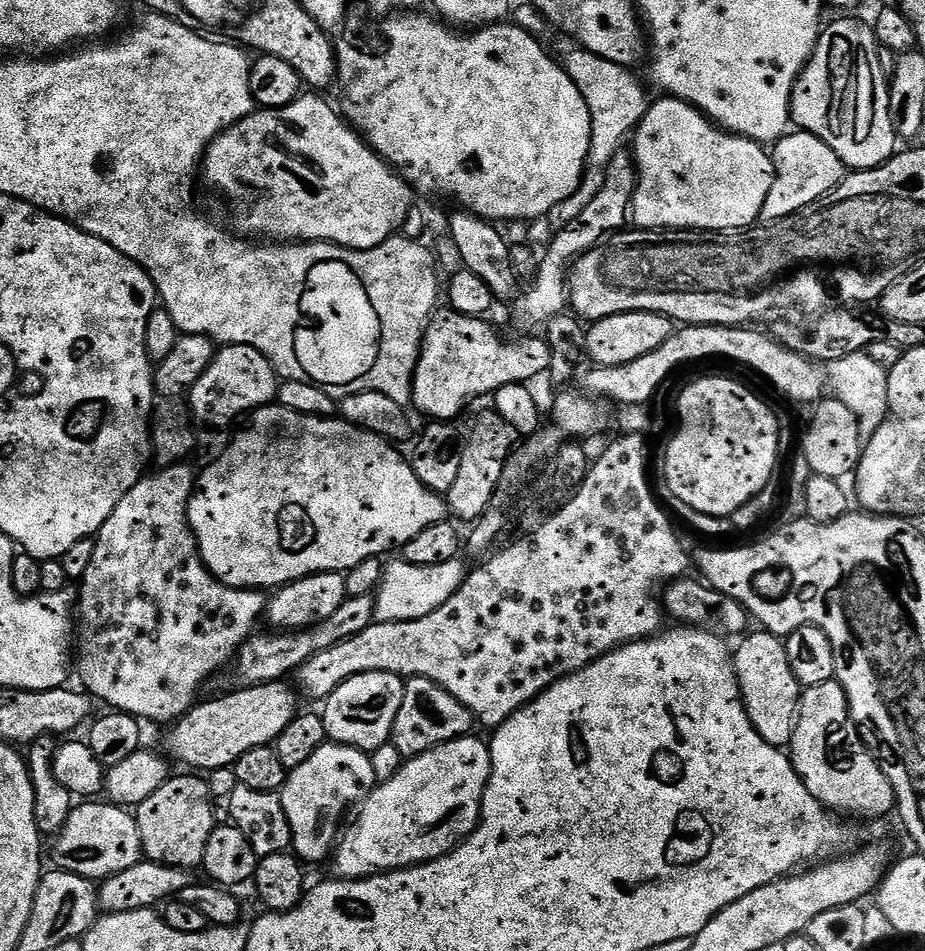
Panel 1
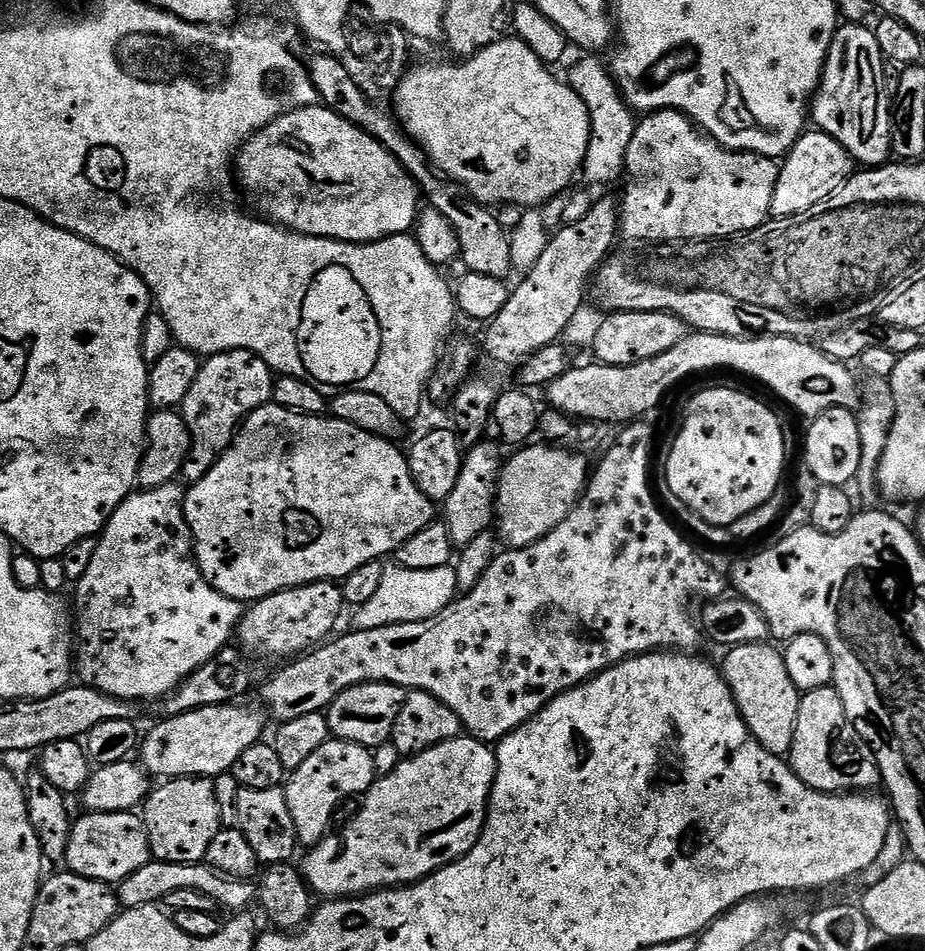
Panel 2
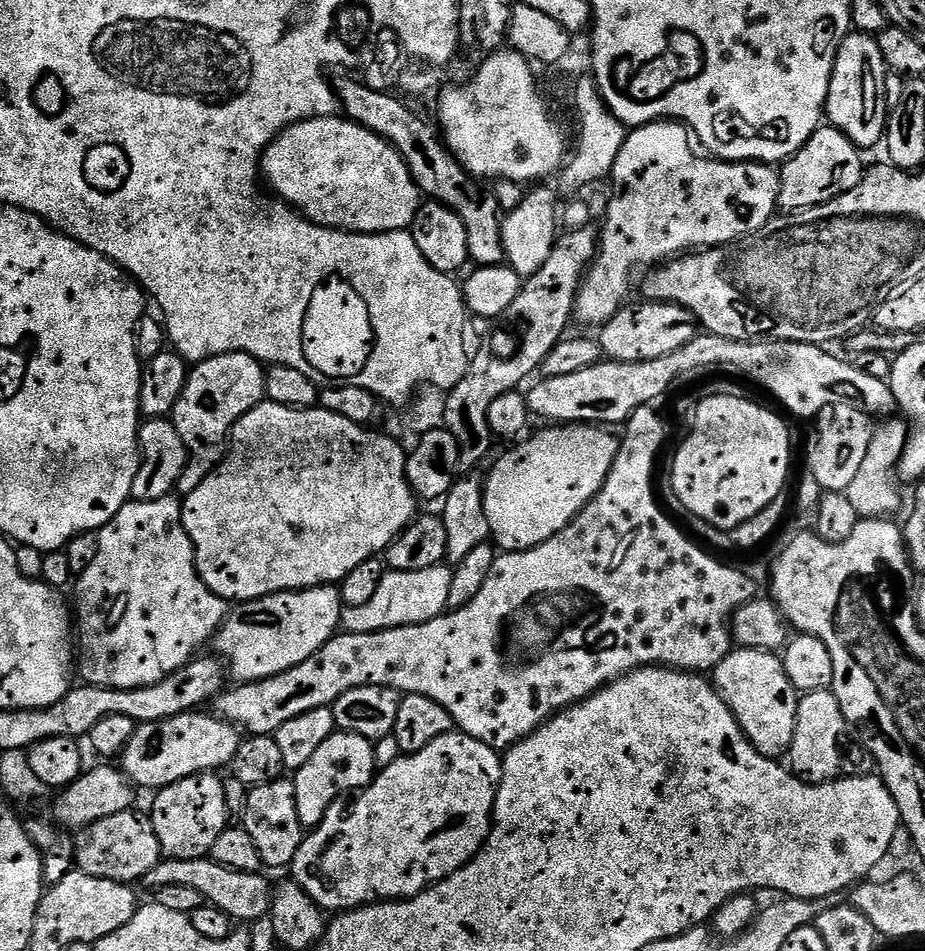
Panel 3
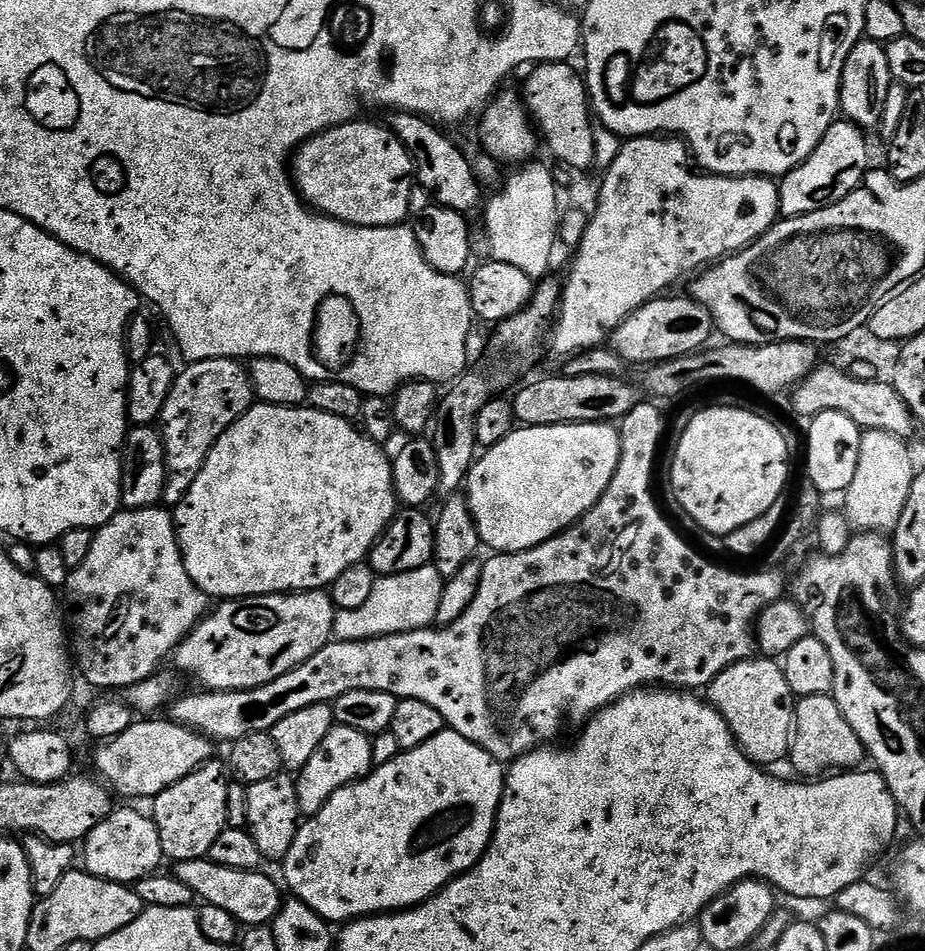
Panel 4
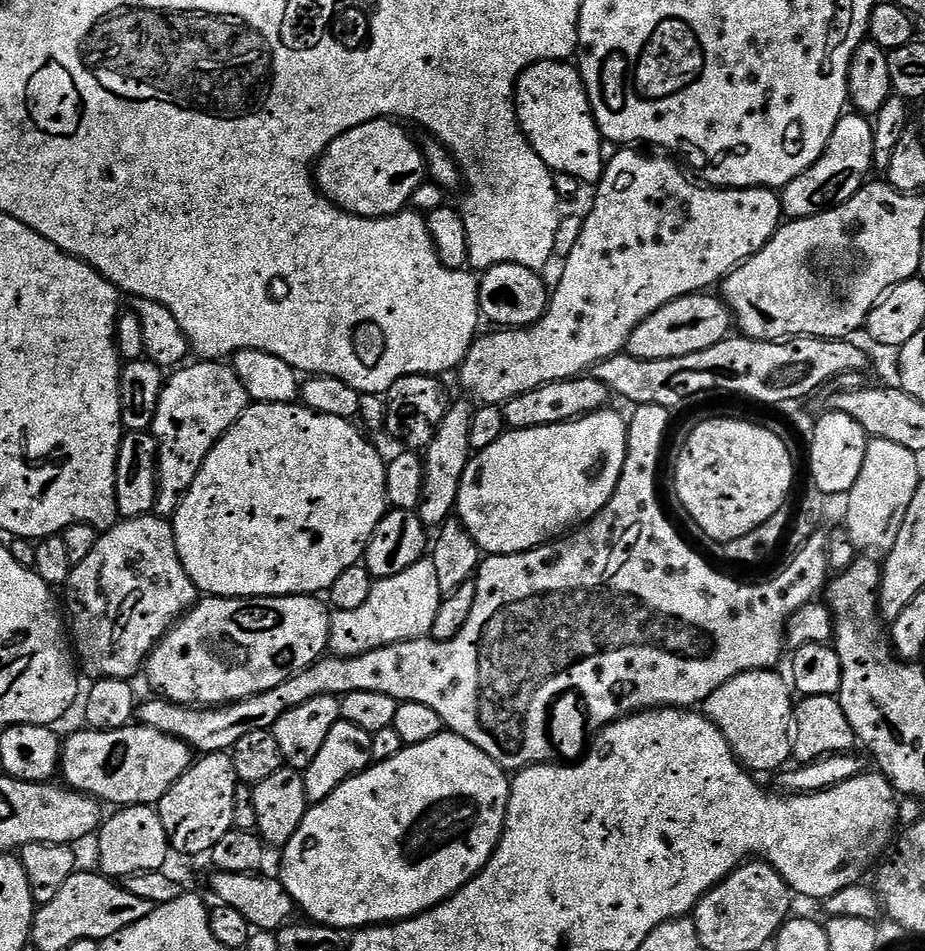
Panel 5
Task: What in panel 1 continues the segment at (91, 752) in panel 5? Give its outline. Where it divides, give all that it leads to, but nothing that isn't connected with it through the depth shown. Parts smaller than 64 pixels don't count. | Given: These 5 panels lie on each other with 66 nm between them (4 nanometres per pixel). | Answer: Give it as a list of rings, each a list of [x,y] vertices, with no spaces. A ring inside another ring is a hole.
[[[288,682],[263,684],[228,692],[205,704],[197,703],[167,729],[168,737],[164,740],[168,747],[167,755],[173,761],[176,759],[178,763],[185,764],[188,767],[185,769],[199,770],[204,774],[211,774],[215,768],[233,767],[236,760],[246,754],[246,750],[271,745],[278,734],[282,734],[282,730],[290,726],[290,722],[298,714],[297,693],[294,688],[292,693],[291,687],[293,685]]]

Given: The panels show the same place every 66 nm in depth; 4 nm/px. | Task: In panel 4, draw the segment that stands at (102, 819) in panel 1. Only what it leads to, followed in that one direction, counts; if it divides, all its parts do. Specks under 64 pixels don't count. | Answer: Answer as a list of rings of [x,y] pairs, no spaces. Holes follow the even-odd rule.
[[[117,807],[102,822],[94,826],[82,841],[82,864],[92,876],[129,886],[137,880],[145,880],[157,871],[166,857],[162,850],[162,838],[151,815],[135,812],[132,808]]]

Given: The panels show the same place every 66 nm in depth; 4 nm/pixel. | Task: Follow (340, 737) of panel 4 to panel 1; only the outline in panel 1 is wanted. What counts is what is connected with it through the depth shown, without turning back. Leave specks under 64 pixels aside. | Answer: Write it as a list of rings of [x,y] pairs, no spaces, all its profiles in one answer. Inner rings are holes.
[[[331,742],[314,750],[307,762],[289,771],[288,780],[279,791],[282,807],[286,809],[286,819],[290,821],[291,851],[305,865],[320,864],[323,860],[325,863],[341,835],[340,819],[344,811],[351,804],[356,806],[363,802],[377,783],[369,753]]]

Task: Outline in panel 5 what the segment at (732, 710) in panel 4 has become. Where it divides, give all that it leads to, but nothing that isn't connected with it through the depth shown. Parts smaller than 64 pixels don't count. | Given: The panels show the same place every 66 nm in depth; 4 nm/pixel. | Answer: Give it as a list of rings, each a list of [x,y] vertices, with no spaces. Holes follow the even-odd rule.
[[[763,668],[753,672],[739,672],[734,678],[730,678],[710,698],[706,698],[702,705],[703,715],[709,722],[718,726],[726,738],[726,742],[732,747],[732,753],[745,768],[753,773],[772,772],[783,769],[789,759],[793,759],[792,742],[794,739],[794,697],[793,689],[789,681],[779,676],[779,671]]]

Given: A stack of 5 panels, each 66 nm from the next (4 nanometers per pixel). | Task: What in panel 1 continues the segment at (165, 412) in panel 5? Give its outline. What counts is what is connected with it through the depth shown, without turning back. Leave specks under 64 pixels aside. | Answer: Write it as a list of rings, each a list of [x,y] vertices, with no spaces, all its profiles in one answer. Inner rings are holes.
[[[230,344],[217,351],[202,378],[194,382],[192,391],[187,393],[186,404],[193,421],[203,429],[203,443],[205,440],[210,447],[219,449],[225,443],[223,428],[230,427],[235,420],[243,421],[257,408],[269,407],[277,396],[278,377],[271,362],[254,350],[254,346]],[[203,427],[208,429],[204,432]]]

